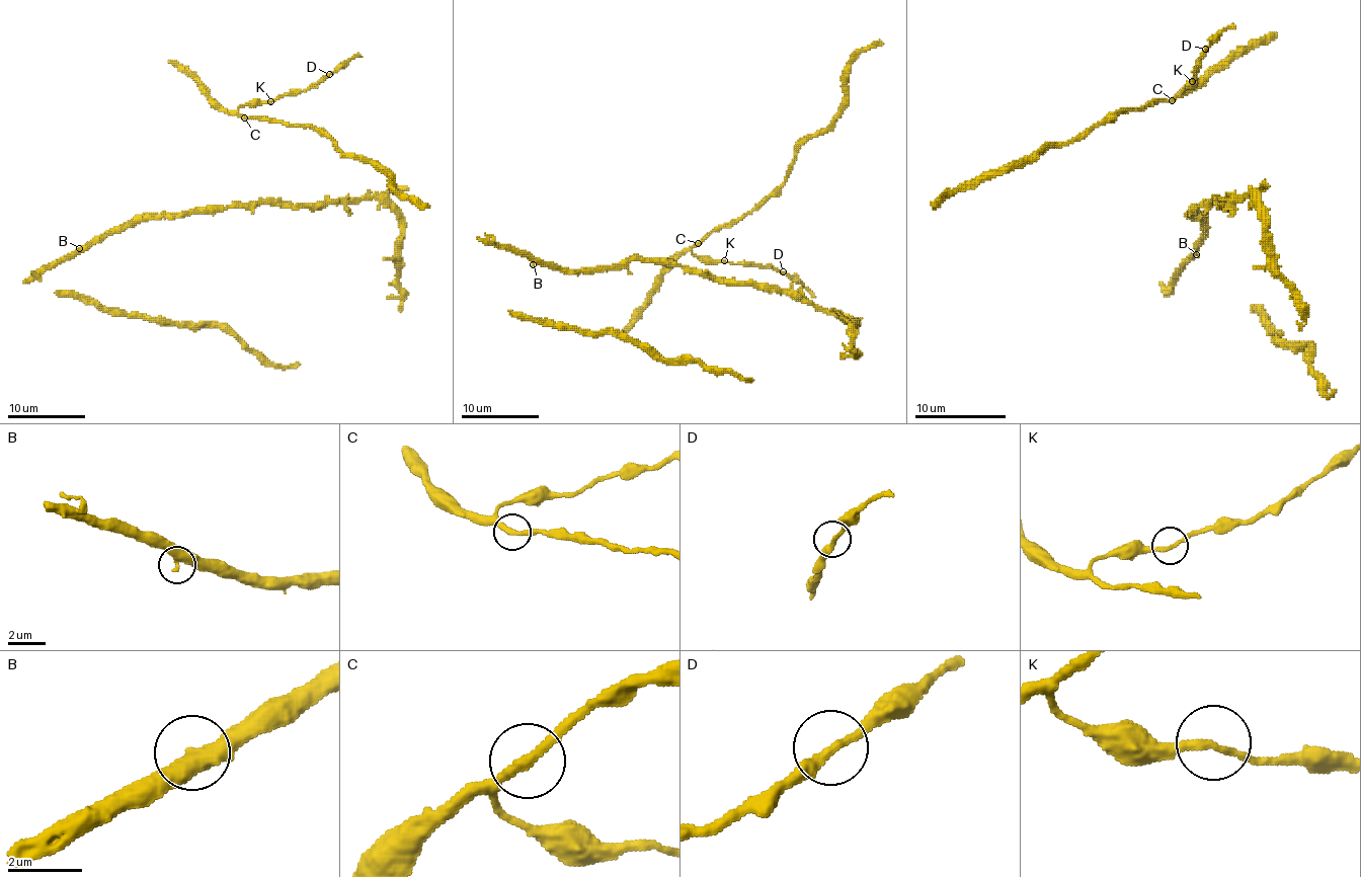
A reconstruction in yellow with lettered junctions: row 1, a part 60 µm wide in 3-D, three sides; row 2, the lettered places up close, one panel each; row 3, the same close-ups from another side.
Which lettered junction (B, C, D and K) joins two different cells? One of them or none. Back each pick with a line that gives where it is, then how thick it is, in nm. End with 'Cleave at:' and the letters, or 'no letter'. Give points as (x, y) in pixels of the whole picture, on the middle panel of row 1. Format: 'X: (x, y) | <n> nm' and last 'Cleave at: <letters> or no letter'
Cleave at: no letter

